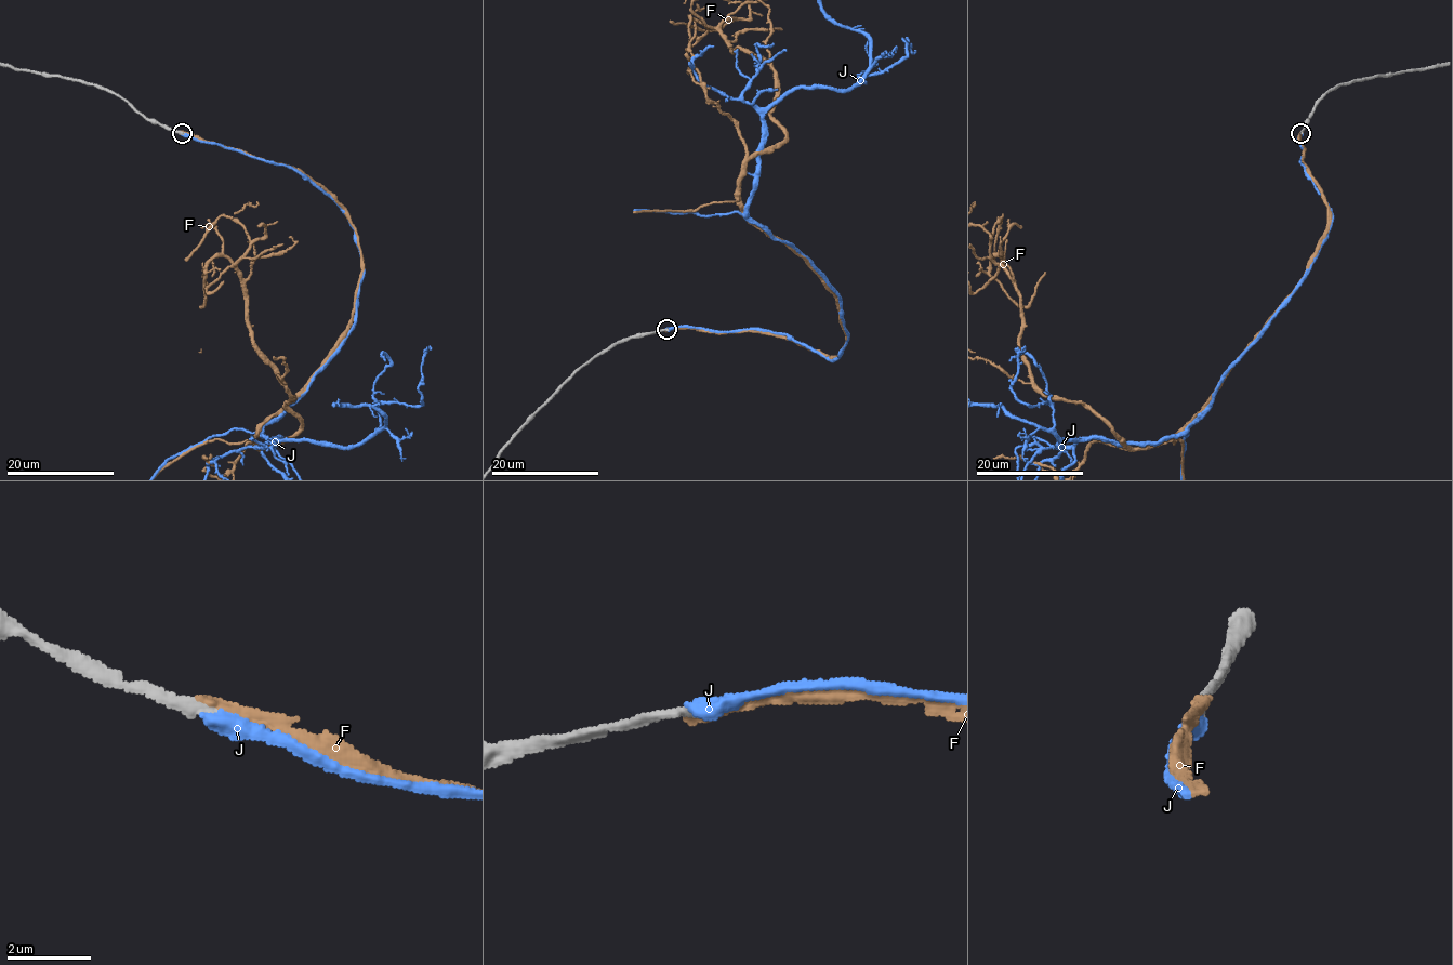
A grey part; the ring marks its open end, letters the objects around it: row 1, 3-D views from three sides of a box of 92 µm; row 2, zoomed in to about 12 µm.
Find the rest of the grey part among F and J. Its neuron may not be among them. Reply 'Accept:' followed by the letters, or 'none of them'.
Accept: J

